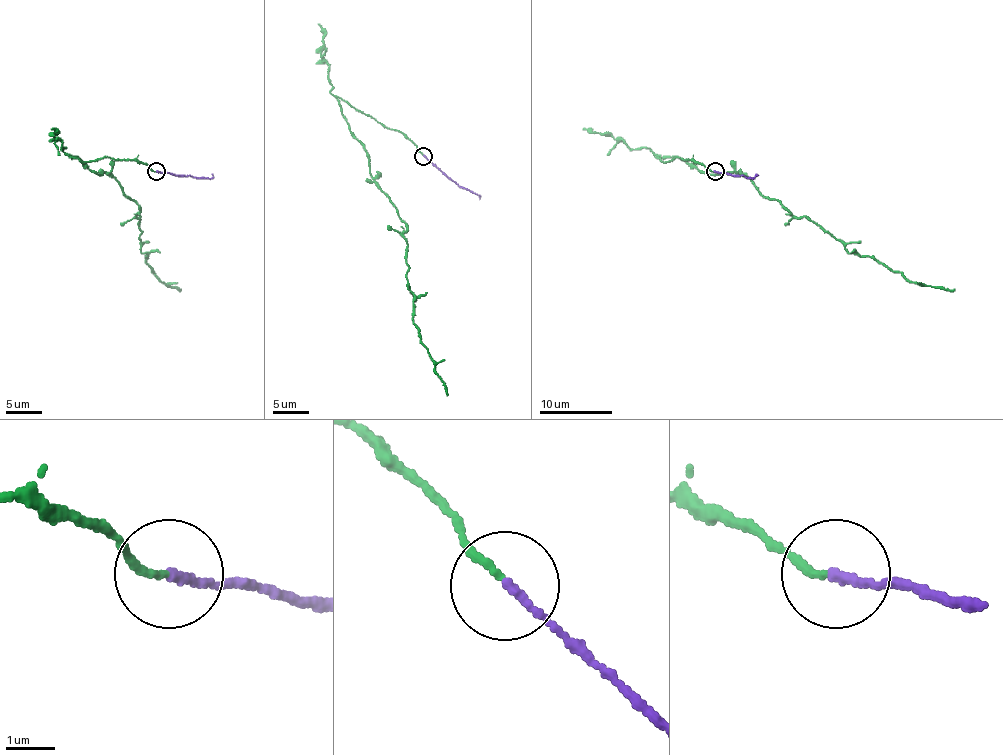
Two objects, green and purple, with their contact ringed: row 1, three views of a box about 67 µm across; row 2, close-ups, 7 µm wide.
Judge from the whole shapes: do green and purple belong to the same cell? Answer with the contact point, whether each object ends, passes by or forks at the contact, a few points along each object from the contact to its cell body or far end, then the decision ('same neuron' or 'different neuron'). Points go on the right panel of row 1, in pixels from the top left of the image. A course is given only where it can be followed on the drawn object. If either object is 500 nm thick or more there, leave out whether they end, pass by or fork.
at (715, 171); green ends there; purple ends there; green runs (714, 171), (660, 157), (705, 173), (740, 171), (855, 255), (955, 291); purple runs (714, 171), (752, 179), (756, 173); different neuron

